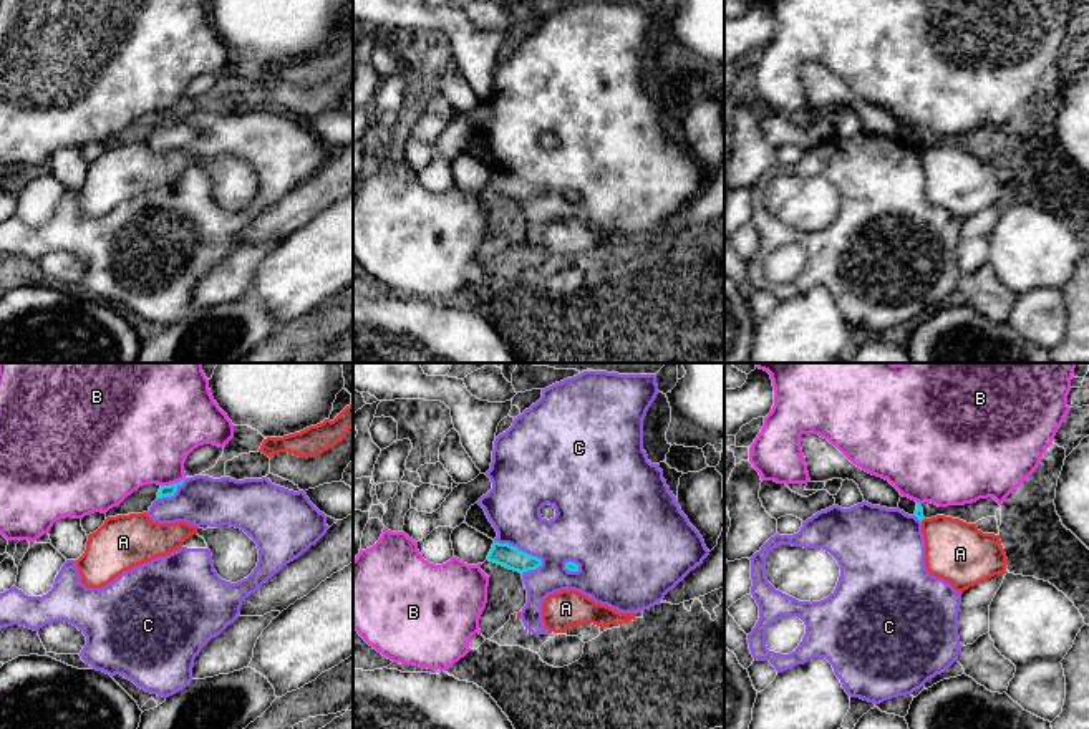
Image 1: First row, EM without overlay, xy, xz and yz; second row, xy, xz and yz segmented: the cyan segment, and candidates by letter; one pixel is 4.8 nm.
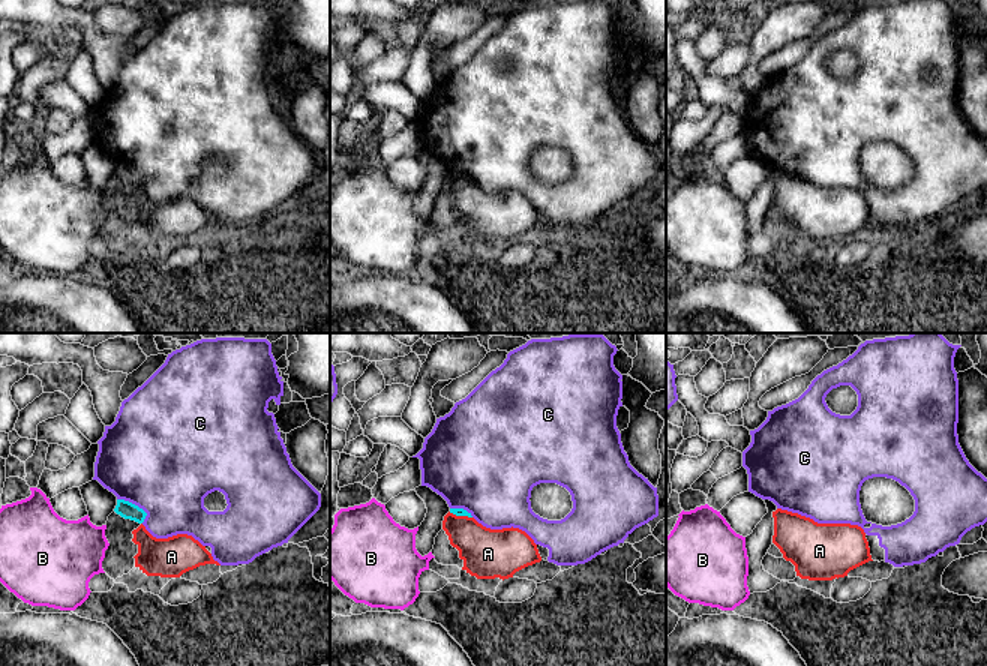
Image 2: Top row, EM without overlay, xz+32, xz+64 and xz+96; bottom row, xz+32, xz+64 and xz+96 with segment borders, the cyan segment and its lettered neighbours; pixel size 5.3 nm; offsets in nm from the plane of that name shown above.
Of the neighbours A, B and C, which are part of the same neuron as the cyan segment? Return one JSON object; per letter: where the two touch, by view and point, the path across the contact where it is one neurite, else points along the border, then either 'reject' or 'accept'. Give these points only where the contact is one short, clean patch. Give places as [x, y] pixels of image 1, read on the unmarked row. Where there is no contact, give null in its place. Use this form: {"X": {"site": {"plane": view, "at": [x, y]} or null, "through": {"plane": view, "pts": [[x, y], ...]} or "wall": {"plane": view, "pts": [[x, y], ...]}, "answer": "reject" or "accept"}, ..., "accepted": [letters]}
{"A": {"site": {"plane": "yz", "at": [922, 148]}, "wall": {"plane": "yz", "pts": [[924, 146], [920, 149]]}, "answer": "reject"}, "B": {"site": {"plane": "xy", "at": [173, 113]}, "answer": "reject"}, "C": {"site": {"plane": "xz", "at": [517, 178]}, "answer": "reject"}, "accepted": []}

